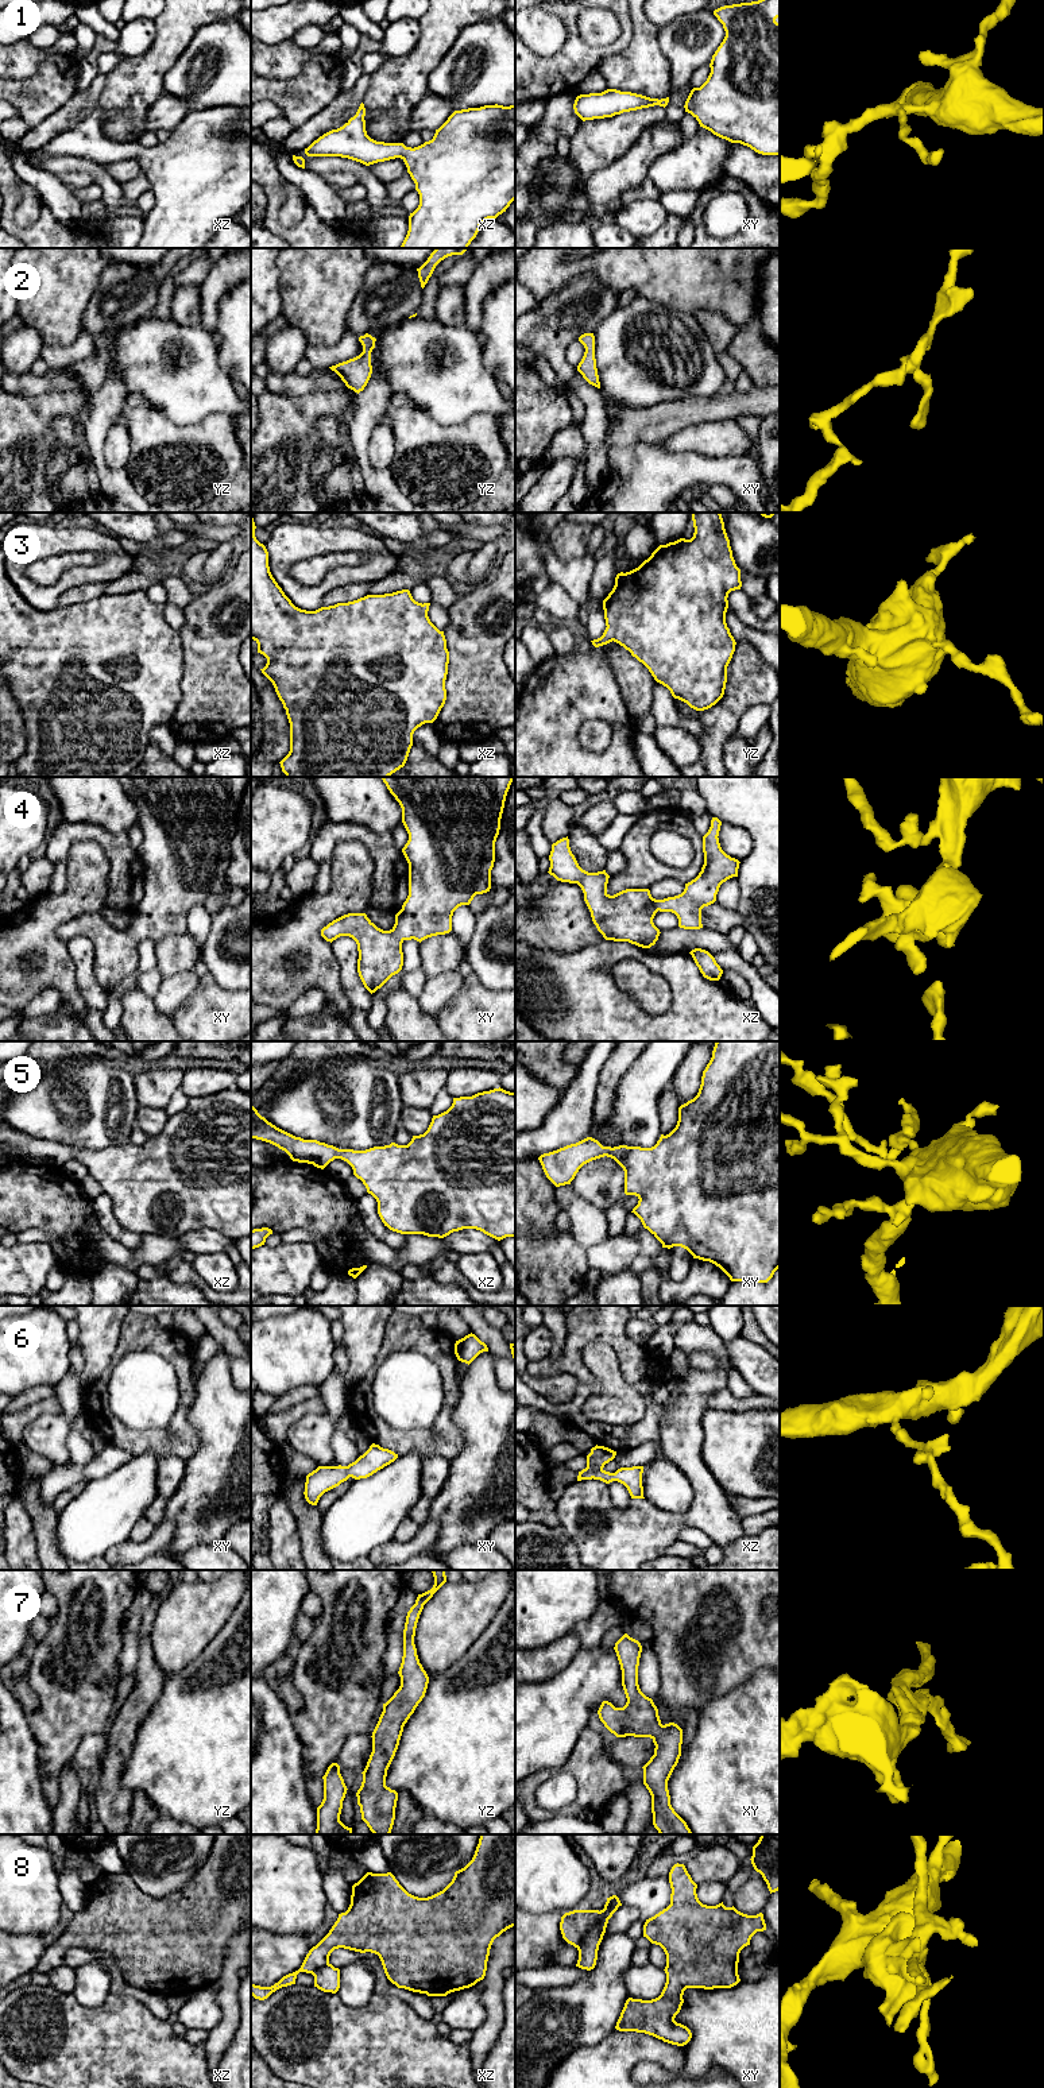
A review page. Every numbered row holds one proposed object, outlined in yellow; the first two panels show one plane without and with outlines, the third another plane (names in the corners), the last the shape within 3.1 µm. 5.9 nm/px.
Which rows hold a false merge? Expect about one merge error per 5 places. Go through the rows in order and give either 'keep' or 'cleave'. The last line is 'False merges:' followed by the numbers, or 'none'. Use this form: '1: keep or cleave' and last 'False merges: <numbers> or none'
1: keep
2: keep
3: keep
4: keep
5: keep
6: keep
7: keep
8: cleave
False merges: 8

